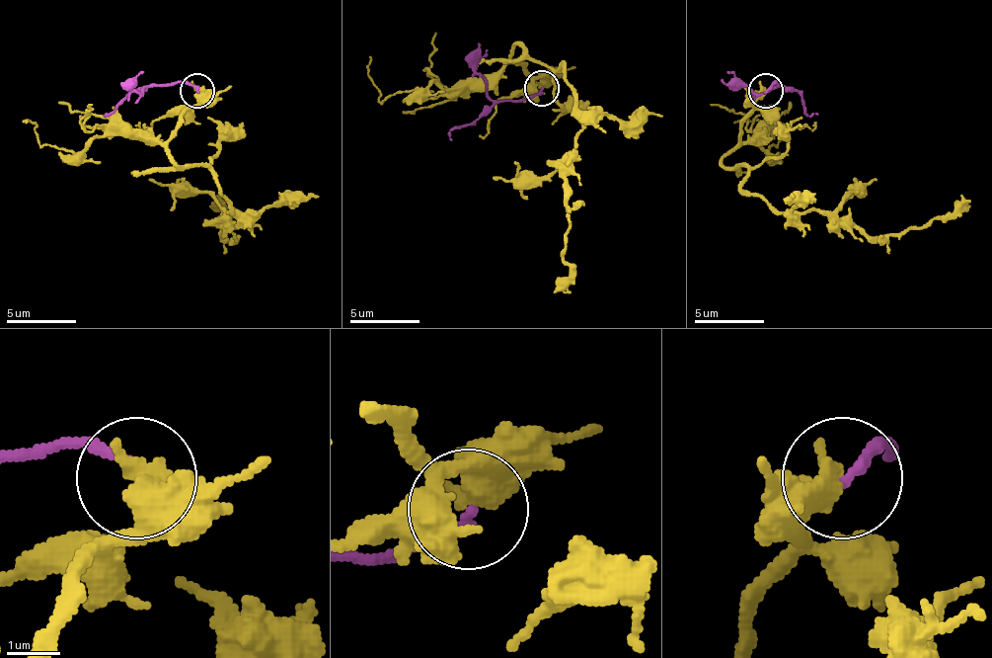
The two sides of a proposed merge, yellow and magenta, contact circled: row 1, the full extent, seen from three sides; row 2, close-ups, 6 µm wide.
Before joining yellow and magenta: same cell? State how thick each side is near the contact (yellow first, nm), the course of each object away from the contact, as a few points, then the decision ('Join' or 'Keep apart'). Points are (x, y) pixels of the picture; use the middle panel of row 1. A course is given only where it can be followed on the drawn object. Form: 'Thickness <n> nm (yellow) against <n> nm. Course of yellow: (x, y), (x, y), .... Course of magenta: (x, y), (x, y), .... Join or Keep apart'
Thickness 550 nm (yellow) against 240 nm. Course of yellow: (540, 89), (540, 78), (512, 61), (519, 43), (551, 68), (561, 64), (578, 103), (568, 280), (554, 293). Course of magenta: (540, 89), (526, 99), (492, 103), (478, 117), (457, 127), (450, 141). Keep apart

